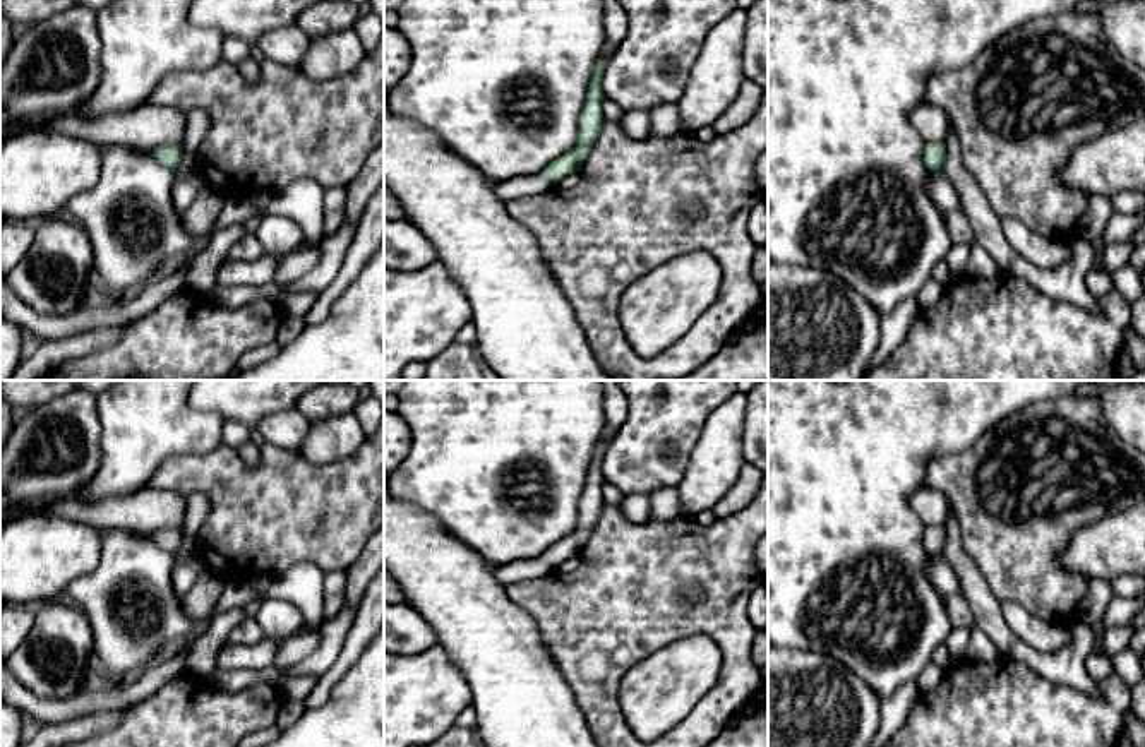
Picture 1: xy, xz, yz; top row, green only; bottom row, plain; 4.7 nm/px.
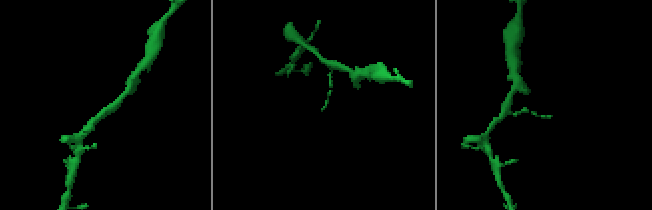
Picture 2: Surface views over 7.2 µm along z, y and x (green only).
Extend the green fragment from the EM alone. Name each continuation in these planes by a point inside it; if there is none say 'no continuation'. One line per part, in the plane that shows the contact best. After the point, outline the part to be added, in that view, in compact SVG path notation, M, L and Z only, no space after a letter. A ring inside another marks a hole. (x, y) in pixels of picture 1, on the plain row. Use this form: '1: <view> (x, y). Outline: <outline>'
1: xz (511, 573). Outline: M540 557L530 559L530 560L509 562L506 565L494 569L494 576L497 583L504 588L519 581L549 576L552 572L554 569L547 562L543 562Z

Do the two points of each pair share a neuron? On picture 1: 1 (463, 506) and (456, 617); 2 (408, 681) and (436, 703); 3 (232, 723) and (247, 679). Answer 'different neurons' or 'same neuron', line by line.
1: different neurons
2: same neuron
3: different neurons

